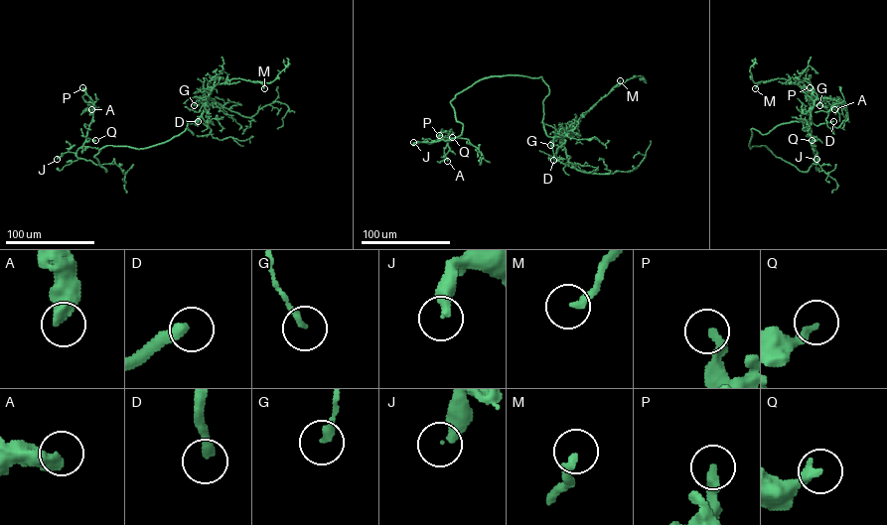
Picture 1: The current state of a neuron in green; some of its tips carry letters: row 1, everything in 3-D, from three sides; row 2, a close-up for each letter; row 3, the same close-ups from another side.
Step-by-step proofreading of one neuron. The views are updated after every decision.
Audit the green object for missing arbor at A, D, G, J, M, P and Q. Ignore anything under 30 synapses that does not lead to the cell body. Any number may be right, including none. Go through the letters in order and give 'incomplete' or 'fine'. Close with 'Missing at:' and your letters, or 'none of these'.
A: fine
D: incomplete
G: fine
J: incomplete
M: fine
P: fine
Q: fine
Missing at: D, J

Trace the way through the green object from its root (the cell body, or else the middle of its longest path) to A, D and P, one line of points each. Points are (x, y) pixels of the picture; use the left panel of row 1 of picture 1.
A: (173, 137), (144, 148), (102, 148), (94, 157), (106, 172), (75, 155), (85, 139), (91, 109)
D: (173, 137), (186, 128), (193, 134), (186, 121), (192, 123), (199, 120), (198, 126), (195, 124), (198, 121)
P: (173, 137), (144, 148), (102, 148), (94, 157), (106, 172), (78, 159), (76, 151), (93, 110), (82, 87)

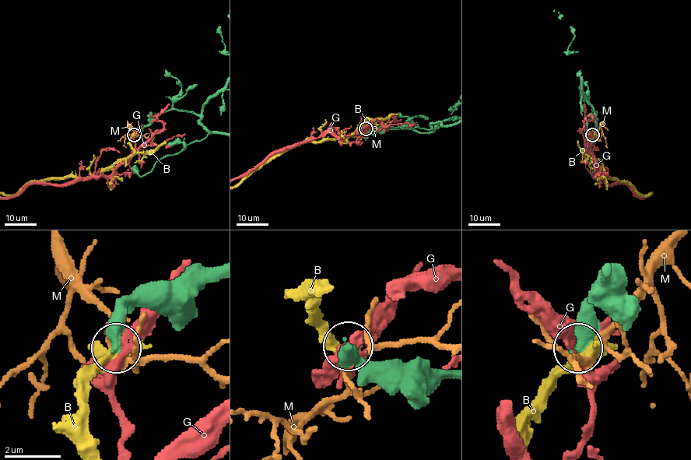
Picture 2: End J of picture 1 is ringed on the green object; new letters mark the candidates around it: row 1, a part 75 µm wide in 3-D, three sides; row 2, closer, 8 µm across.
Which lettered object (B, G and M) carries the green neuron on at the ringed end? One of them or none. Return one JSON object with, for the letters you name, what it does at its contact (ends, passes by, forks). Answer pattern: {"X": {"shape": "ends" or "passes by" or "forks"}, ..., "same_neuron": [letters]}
{"same_neuron": []}

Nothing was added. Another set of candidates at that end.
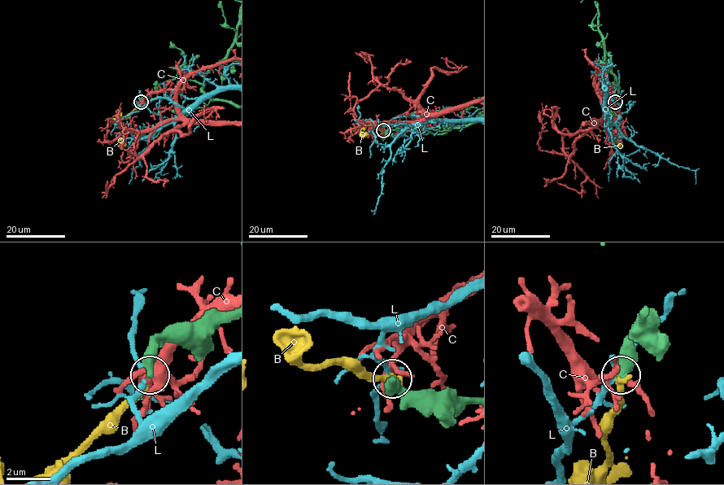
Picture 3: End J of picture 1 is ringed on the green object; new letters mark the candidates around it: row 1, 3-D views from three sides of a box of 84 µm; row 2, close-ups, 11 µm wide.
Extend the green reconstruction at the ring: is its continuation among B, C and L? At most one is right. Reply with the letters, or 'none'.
B

